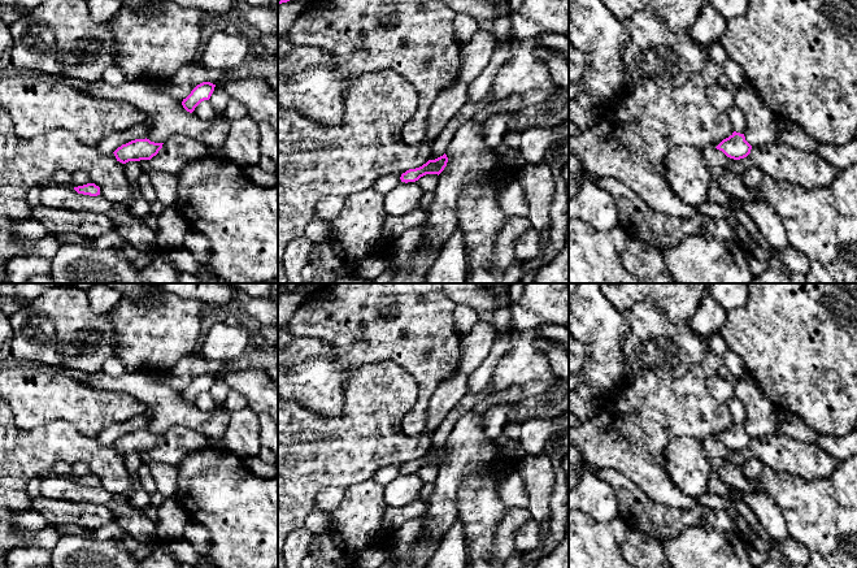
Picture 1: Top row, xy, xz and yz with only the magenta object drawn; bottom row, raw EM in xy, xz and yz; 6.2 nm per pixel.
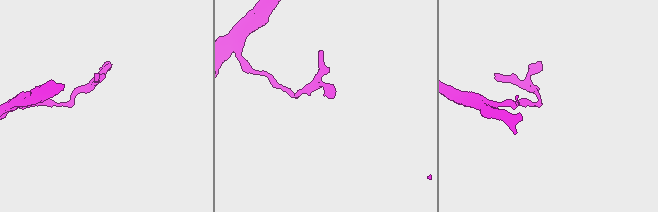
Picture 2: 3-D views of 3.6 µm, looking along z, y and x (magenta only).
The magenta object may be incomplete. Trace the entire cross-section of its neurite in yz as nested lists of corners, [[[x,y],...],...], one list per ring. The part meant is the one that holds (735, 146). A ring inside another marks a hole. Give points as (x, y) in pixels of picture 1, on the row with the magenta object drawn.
[[[734,131],[728,138],[723,139],[717,147],[727,157],[740,160],[751,153],[752,146],[745,140],[744,134]]]

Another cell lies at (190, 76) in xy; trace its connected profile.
[[[197,64],[183,66],[175,78],[166,82],[165,90],[178,101],[183,101],[203,82],[217,84],[231,70],[206,69]]]

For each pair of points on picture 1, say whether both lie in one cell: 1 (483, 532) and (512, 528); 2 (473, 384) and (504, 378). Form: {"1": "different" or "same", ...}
{"1": "different", "2": "different"}

